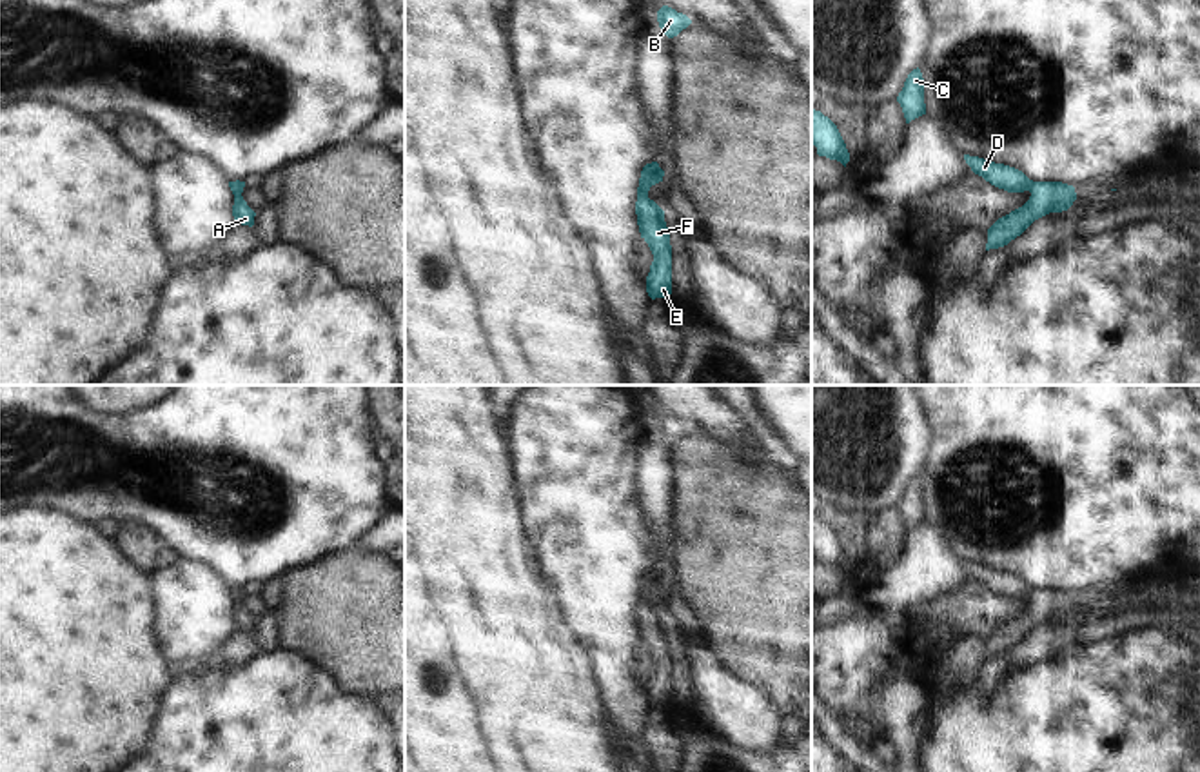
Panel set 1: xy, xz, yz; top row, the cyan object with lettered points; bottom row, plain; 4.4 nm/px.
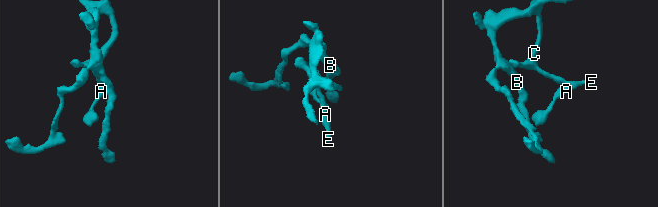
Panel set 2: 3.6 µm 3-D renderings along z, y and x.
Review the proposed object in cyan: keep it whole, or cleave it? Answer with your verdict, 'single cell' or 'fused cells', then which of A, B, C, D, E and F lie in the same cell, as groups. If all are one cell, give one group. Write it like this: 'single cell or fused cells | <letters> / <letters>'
single cell | A B C D E F

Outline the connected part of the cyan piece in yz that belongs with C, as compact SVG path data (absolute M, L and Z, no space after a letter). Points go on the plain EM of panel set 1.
M919 474L908 481L904 494L897 503L897 509L902 514L906 530L926 521L924 485Z

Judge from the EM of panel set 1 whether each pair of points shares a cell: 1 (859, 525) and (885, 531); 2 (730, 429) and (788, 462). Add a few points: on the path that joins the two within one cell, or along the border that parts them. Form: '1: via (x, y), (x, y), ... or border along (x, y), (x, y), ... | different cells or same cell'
1: border along (879, 513), (868, 531), (868, 551), (875, 569) | different cells
2: border along (723, 404), (754, 436) | different cells

